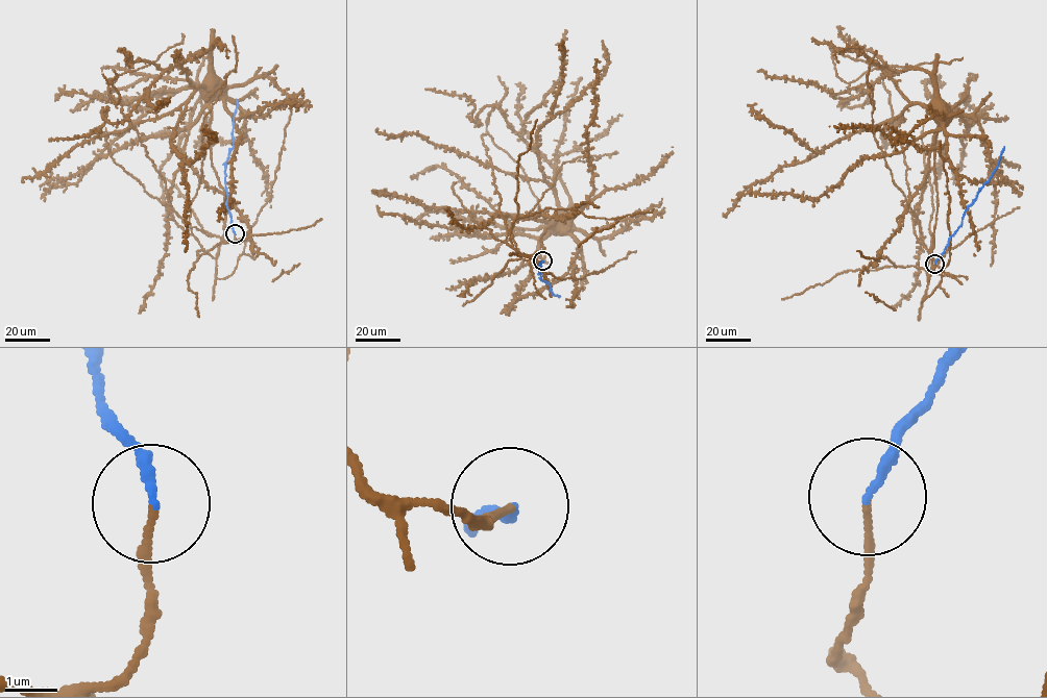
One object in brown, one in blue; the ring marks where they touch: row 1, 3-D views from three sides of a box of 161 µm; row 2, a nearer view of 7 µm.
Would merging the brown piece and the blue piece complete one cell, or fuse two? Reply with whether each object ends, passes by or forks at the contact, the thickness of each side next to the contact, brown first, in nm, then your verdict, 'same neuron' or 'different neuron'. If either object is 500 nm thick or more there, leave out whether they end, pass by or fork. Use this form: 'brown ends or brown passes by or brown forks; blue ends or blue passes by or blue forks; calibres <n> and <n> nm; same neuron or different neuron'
brown ends; blue ends; calibres 120 and 170 nm; same neuron

